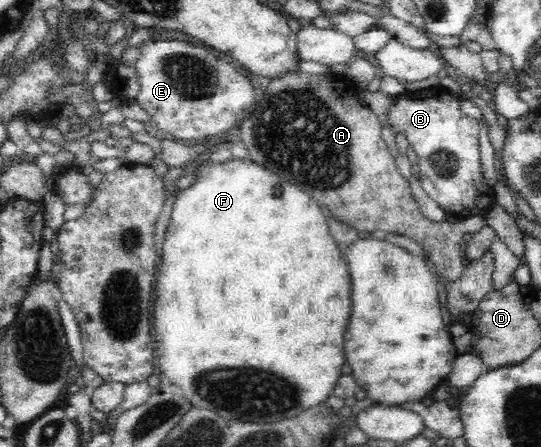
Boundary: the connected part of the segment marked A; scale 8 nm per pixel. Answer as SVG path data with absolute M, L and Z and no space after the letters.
M281 74L272 78L260 101L253 111L239 124L242 142L246 144L246 157L284 180L304 188L320 206L328 208L332 218L341 220L355 228L362 235L369 235L374 230L388 234L401 234L416 240L426 252L426 257L435 263L441 276L449 283L460 278L467 264L464 252L460 250L462 236L466 232L478 232L486 225L485 216L471 216L454 222L432 221L422 214L420 204L414 199L408 180L404 179L396 167L395 158L388 152L386 142L381 137L379 116L371 108L366 108L358 100L344 100L342 94L332 90L330 74Z

